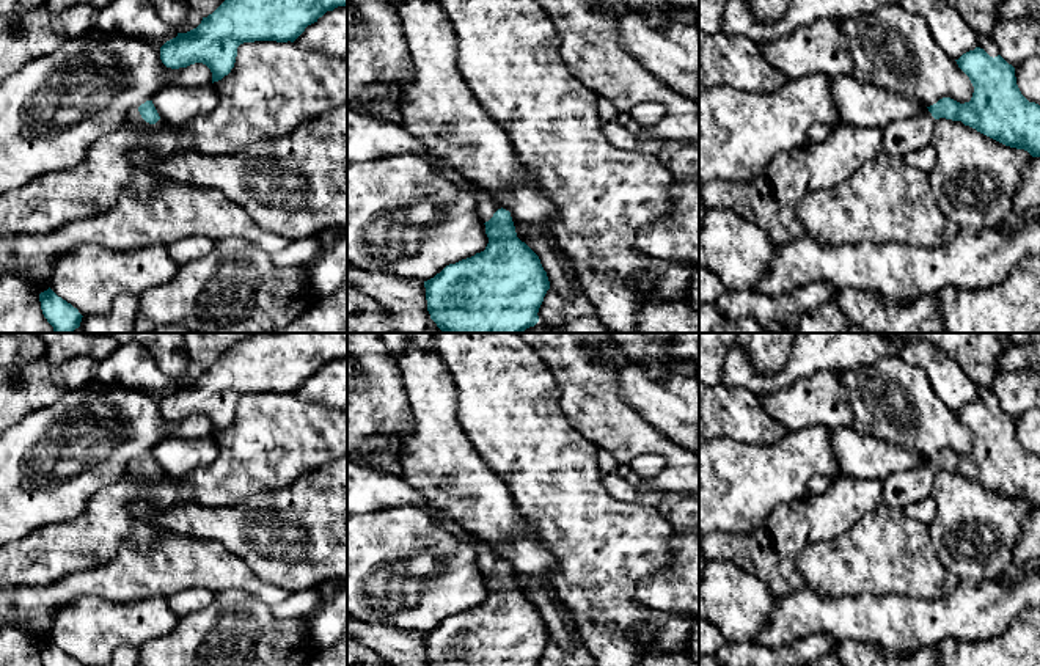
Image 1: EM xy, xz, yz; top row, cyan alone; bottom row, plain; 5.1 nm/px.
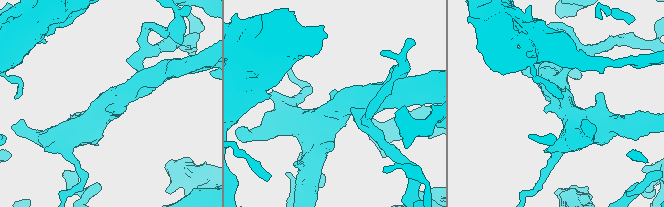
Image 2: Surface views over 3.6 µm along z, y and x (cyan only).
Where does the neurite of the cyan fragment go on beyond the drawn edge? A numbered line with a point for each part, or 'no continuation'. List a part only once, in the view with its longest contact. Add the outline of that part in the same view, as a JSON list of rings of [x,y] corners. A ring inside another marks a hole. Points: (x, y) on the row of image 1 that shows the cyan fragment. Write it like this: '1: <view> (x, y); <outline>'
1: xy (134, 118); [[[132,108],[129,112],[129,116],[127,116],[126,123],[129,123],[130,126],[134,126],[140,132],[152,132],[152,130],[160,129],[163,126],[163,121],[162,119],[159,119],[156,124],[146,123],[141,118],[138,108]]]
2: yz (987, 44); [[[983,39],[980,49],[983,49],[993,58],[999,55],[999,49],[991,42],[991,39]]]

